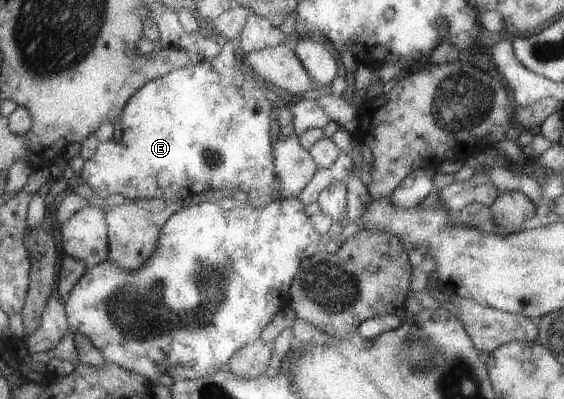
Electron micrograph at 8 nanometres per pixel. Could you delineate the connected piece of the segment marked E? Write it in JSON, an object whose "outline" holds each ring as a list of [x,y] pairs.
{"outline":[[[237,40],[225,41],[222,52],[215,58],[171,70],[163,78],[141,88],[141,92],[129,100],[129,108],[125,108],[121,116],[122,137],[117,140],[109,132],[103,133],[99,148],[80,170],[83,182],[103,199],[121,194],[125,200],[178,201],[211,188],[227,187],[241,188],[249,194],[247,201],[252,207],[277,201],[276,184],[279,180],[274,155],[271,156],[271,128],[281,108],[276,109],[277,105],[267,98],[260,80],[243,76],[240,63]]]}

